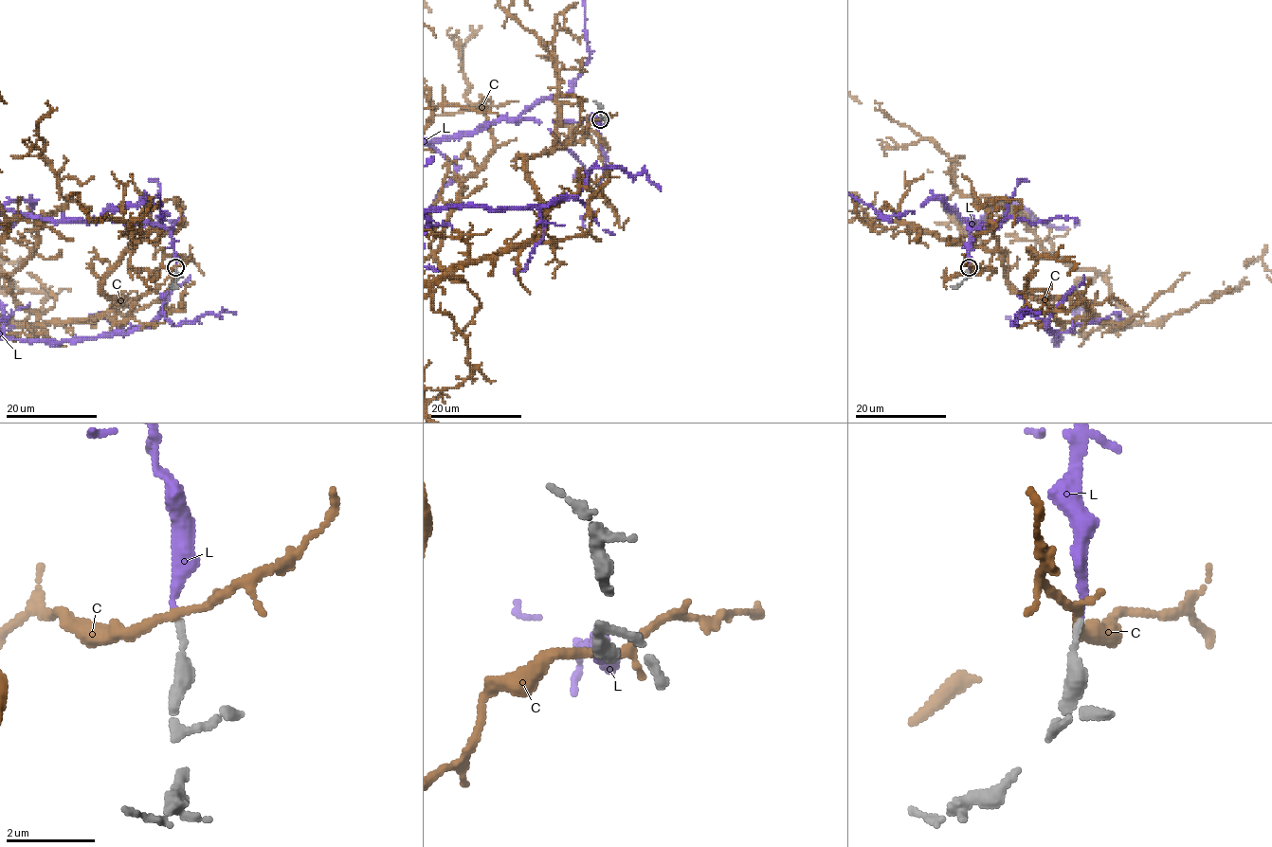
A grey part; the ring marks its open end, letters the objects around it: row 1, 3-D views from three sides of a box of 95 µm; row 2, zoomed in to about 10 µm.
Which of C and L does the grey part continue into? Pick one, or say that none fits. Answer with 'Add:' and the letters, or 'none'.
Add: L

